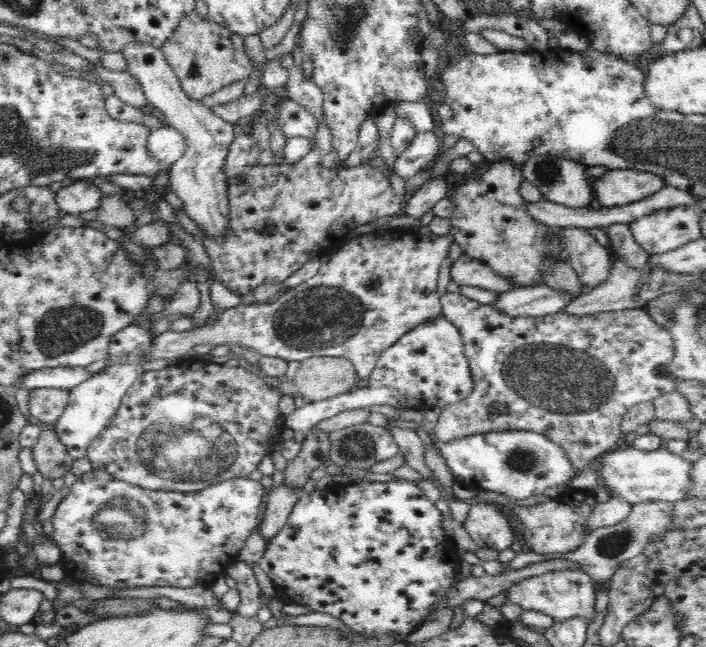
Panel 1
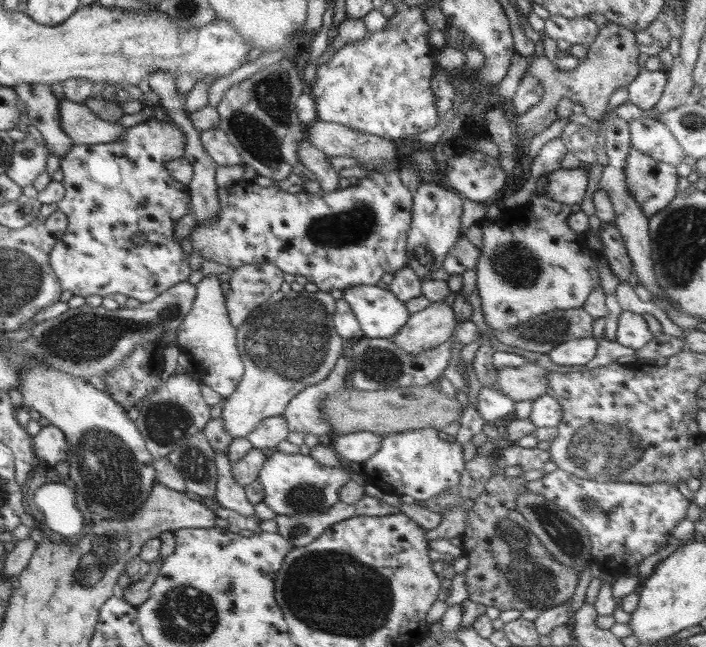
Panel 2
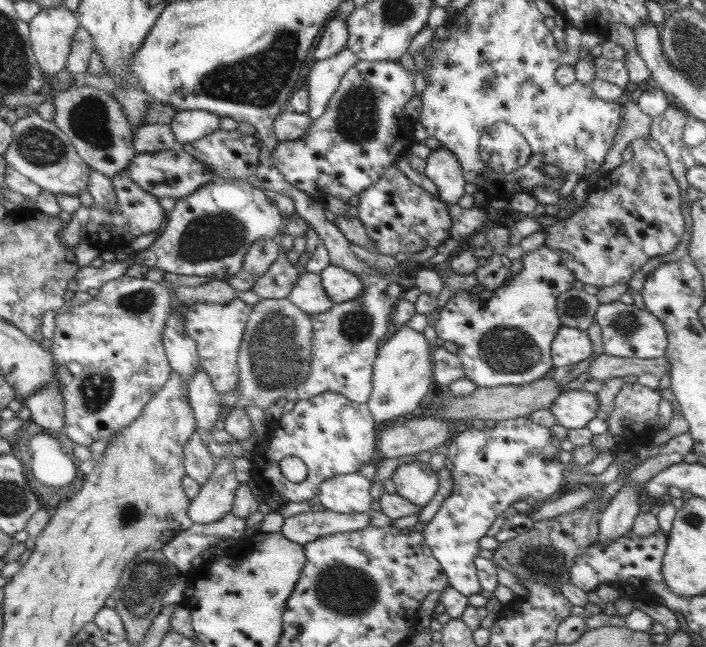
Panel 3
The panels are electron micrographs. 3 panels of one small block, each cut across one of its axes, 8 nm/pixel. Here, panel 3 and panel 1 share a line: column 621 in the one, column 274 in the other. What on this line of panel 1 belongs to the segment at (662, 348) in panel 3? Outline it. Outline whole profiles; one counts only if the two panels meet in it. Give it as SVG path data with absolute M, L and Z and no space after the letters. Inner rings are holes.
M389 228L387 230L376 229L370 233L358 235L354 239L345 241L341 246L333 251L328 262L322 264L315 276L295 287L288 288L284 295L282 295L282 297L274 303L256 302L255 304L250 304L250 306L240 304L239 306L234 306L234 308L224 310L214 323L206 323L197 330L188 330L185 332L168 331L164 332L164 334L158 334L158 336L154 338L154 344L152 344L150 352L143 355L144 364L154 362L155 360L162 360L163 358L177 359L179 357L187 357L192 355L192 350L195 346L202 345L203 343L205 345L211 345L212 347L220 346L220 344L226 344L229 346L231 343L234 343L234 345L242 346L243 349L252 348L261 356L278 357L288 362L302 362L307 360L307 358L315 356L344 357L347 358L352 365L354 365L358 379L369 379L372 372L374 372L376 358L380 357L383 351L386 351L390 348L390 346L393 346L411 329L416 328L416 326L421 326L423 323L434 321L443 314L441 297L438 295L438 270L440 270L442 260L447 257L448 250L453 242L454 240L451 232L444 234L444 236L438 236L432 232L427 235L421 235L416 229L411 228Z

